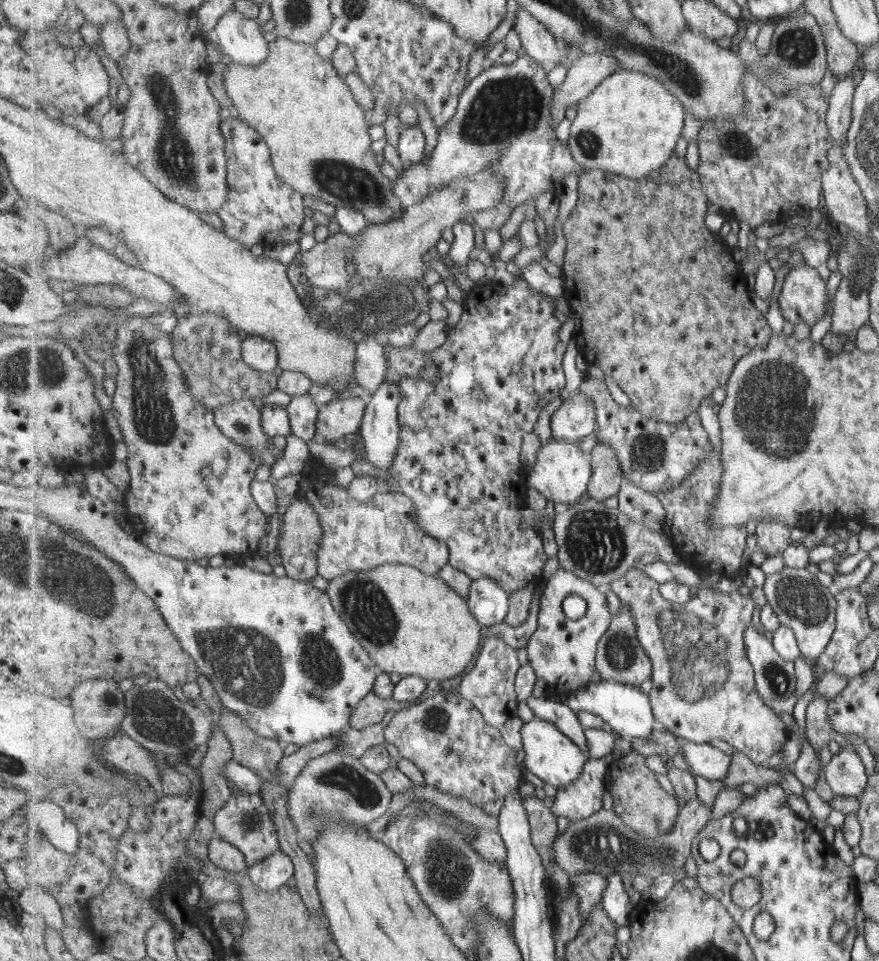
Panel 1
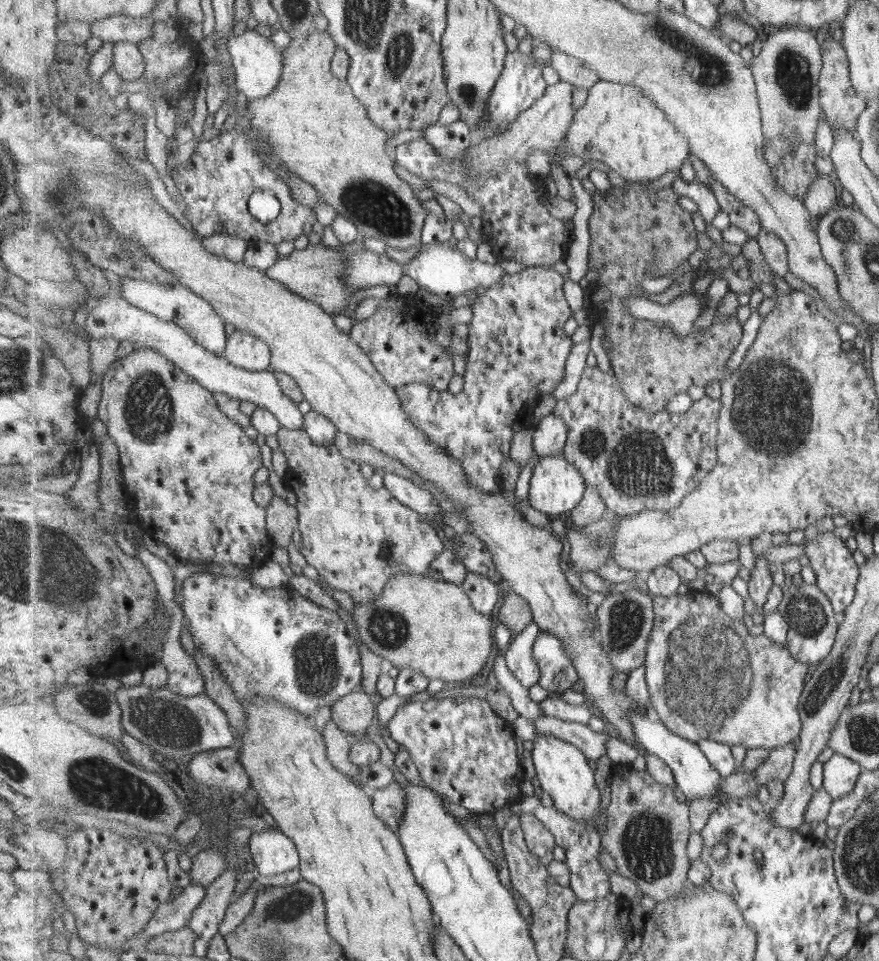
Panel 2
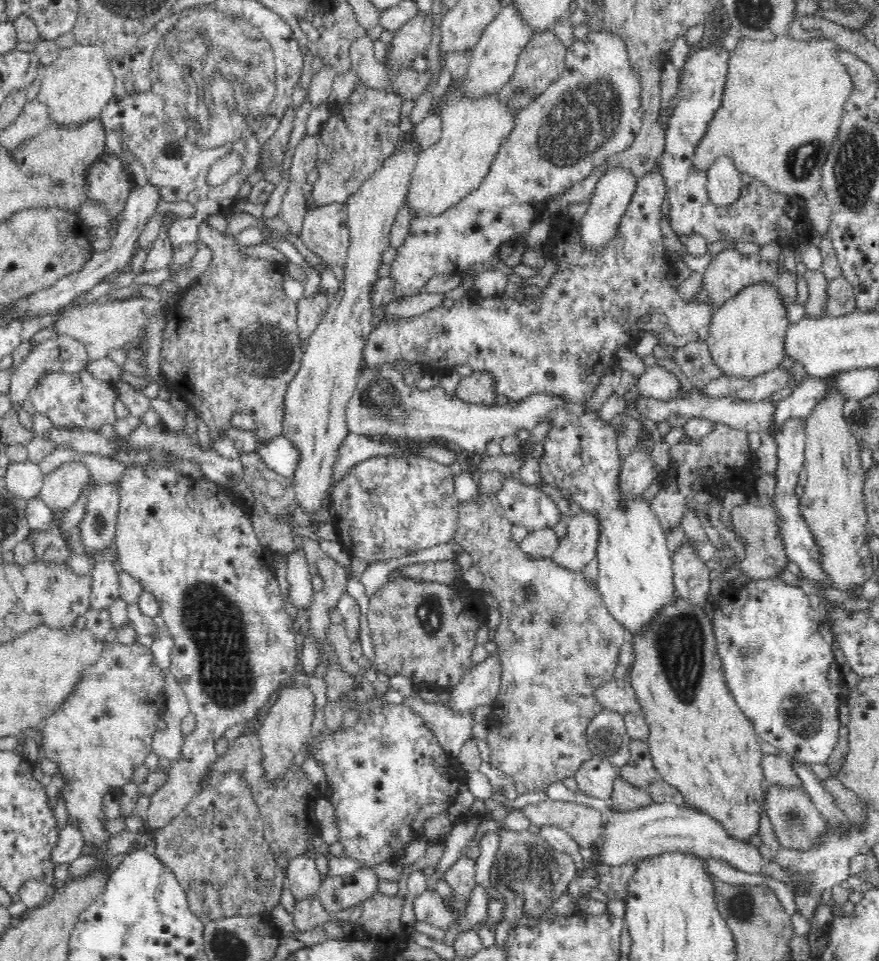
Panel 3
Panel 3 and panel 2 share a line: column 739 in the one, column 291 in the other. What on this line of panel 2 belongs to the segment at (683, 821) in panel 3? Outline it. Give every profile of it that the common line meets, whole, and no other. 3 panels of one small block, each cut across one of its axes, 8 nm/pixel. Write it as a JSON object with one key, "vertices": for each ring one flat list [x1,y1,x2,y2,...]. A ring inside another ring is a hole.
{"vertices":[[280,828,251,834,249,844,256,872,261,875,283,875,300,867,295,841]]}

